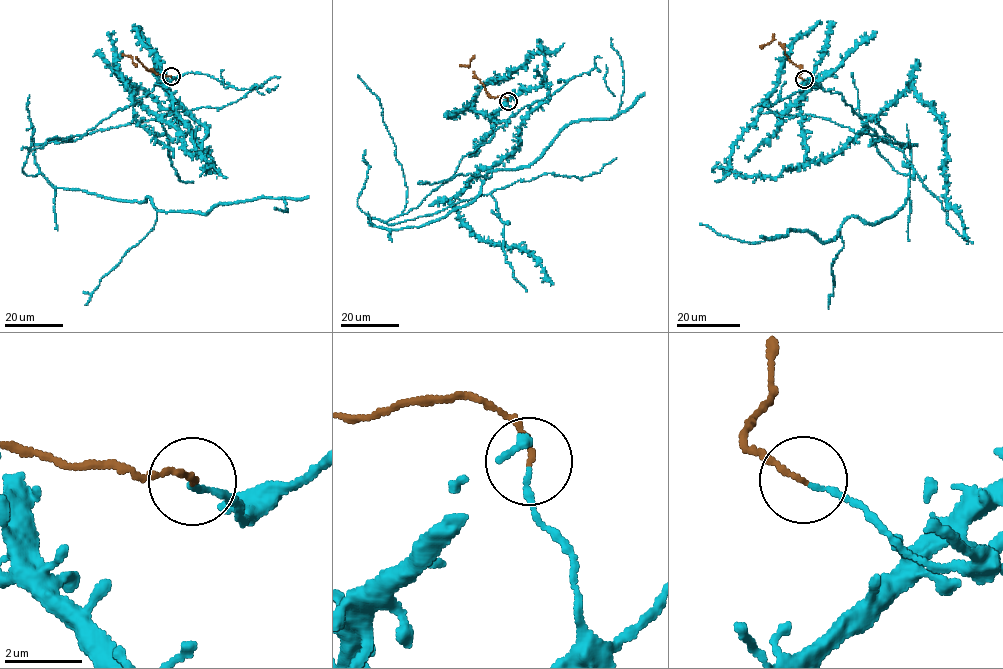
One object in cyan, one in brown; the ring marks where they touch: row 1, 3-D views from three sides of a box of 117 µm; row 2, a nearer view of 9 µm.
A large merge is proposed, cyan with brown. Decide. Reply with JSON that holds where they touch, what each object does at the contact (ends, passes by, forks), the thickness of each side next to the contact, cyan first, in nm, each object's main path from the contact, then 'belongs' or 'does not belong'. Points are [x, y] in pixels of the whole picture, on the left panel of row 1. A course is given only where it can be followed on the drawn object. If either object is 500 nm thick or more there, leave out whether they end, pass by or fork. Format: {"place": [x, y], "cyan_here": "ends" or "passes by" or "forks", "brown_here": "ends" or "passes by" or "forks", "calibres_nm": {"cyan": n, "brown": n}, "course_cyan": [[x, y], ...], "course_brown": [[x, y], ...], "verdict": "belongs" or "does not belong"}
{"place": [171, 76], "cyan_here": "ends", "brown_here": "ends", "calibres_nm": {"cyan": 140, "brown": 130}, "course_cyan": [[171, 77], [72, 141], [34, 145], [39, 171], [158, 210], [276, 198], [287, 212], [274, 208]], "course_brown": [[171, 76], [159, 75], [132, 57], [136, 65]], "verdict": "belongs"}

